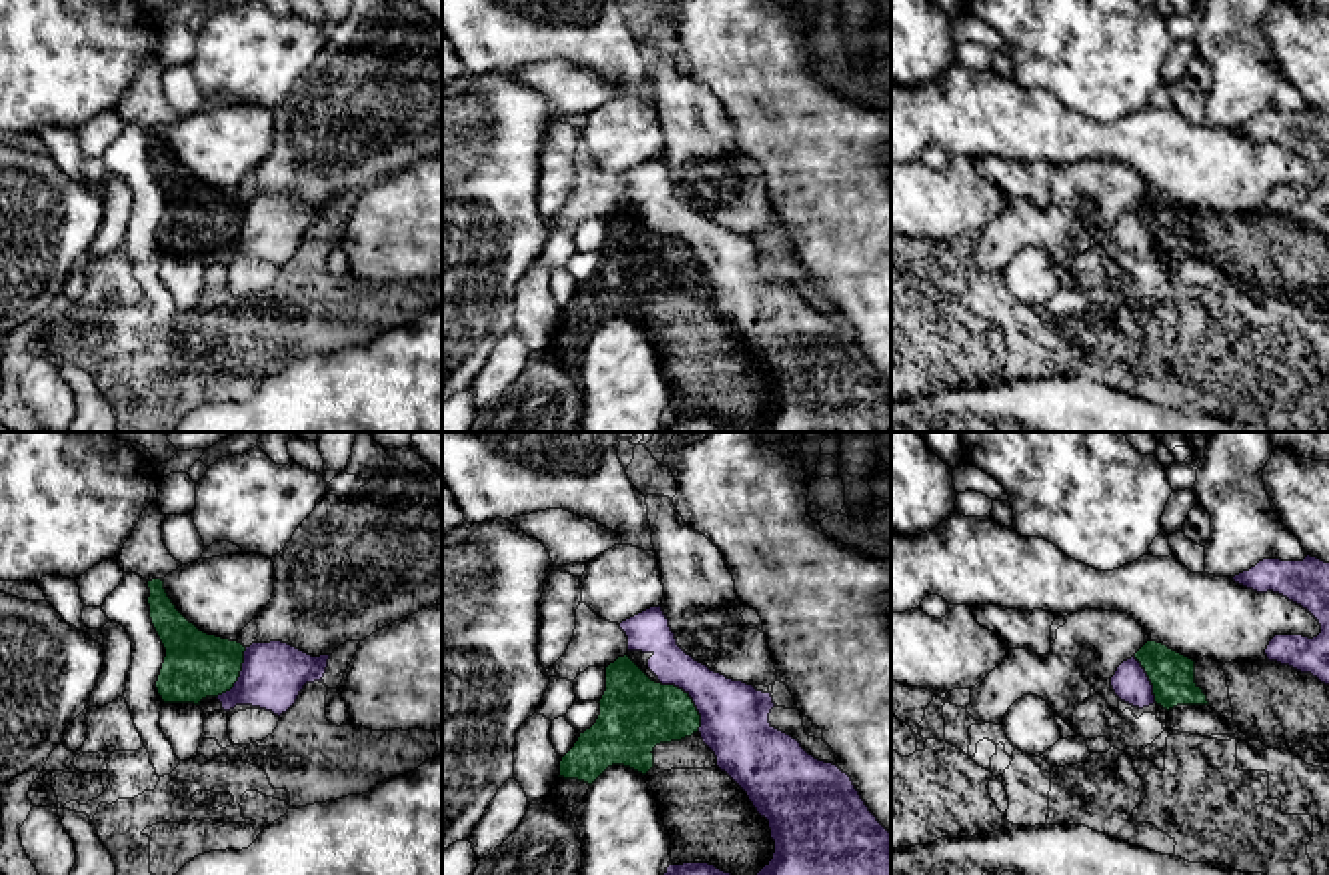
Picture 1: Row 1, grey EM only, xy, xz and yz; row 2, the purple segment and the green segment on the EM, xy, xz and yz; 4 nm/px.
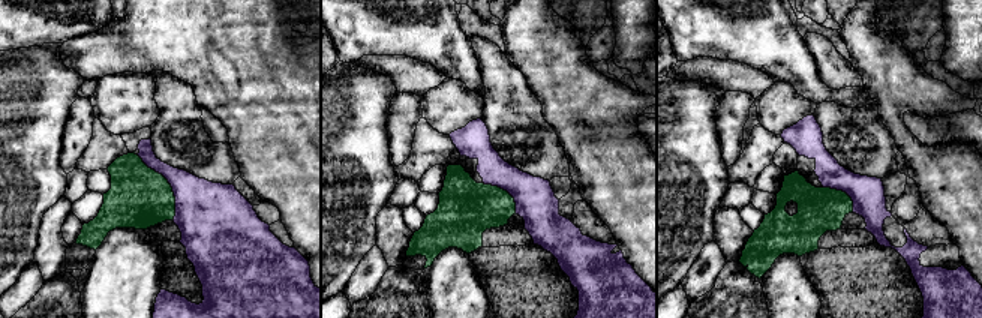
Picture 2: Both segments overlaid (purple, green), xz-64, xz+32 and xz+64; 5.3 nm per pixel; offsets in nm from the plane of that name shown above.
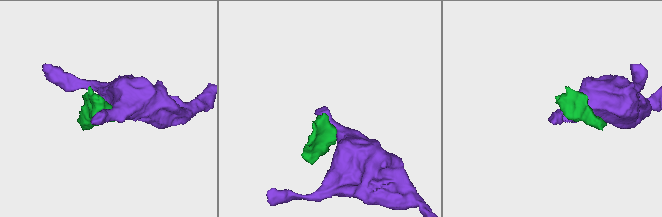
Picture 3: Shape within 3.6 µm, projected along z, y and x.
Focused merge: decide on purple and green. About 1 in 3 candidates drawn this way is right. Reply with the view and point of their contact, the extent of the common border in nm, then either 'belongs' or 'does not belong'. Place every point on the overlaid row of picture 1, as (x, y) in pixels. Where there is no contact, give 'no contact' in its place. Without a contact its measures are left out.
contact xz (691, 697); length 260 nm; does not belong

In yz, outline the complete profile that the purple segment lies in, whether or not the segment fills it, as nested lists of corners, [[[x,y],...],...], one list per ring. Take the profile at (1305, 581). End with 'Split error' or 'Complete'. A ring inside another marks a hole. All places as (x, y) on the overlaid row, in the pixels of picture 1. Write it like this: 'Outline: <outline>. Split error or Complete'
Outline: [[[1311,555],[1303,561],[1263,559],[1233,581],[1257,593],[1279,593],[1319,621],[1317,637],[1275,635],[1265,655],[1329,685],[1329,563]]]. Complete

